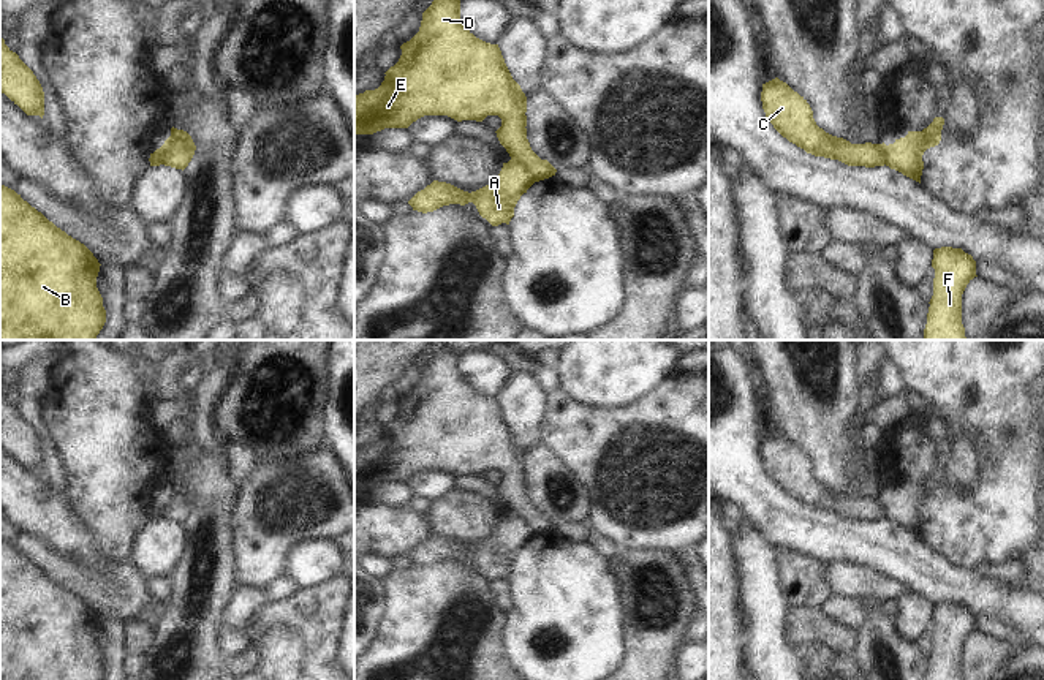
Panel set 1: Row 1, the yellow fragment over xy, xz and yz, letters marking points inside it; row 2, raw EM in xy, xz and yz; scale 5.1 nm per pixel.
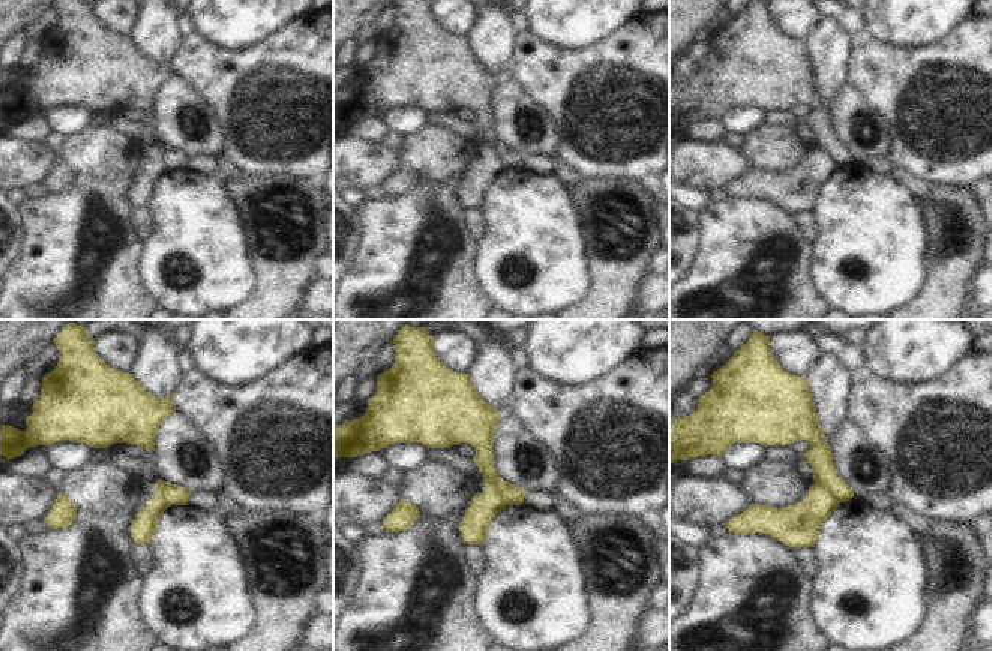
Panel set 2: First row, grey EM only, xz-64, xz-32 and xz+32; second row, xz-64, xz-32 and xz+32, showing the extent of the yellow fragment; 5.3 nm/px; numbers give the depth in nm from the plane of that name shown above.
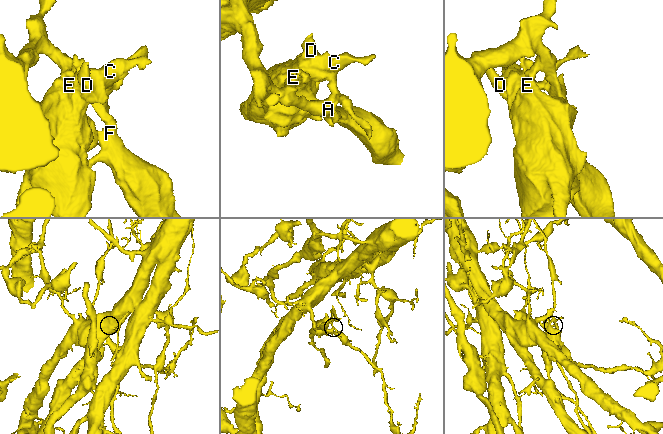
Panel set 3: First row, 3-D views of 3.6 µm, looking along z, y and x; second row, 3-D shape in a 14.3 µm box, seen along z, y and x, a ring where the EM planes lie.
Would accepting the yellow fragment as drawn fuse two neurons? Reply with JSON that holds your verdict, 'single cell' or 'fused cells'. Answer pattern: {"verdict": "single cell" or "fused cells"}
{"verdict": "fused cells"}

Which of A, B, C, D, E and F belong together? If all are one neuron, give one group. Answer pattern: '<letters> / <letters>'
A F / B C D E

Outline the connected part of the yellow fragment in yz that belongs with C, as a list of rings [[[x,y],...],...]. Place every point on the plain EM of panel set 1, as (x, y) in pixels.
[[[778,432],[762,438],[762,463],[774,482],[789,497],[815,511],[838,514],[848,520],[884,520],[886,498],[851,498],[819,482],[807,454]]]

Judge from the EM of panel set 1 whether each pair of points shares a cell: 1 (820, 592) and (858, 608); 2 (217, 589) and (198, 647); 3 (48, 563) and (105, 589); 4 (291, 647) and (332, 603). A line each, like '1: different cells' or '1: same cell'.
1: different cells
2: same cell
3: same cell
4: different cells

